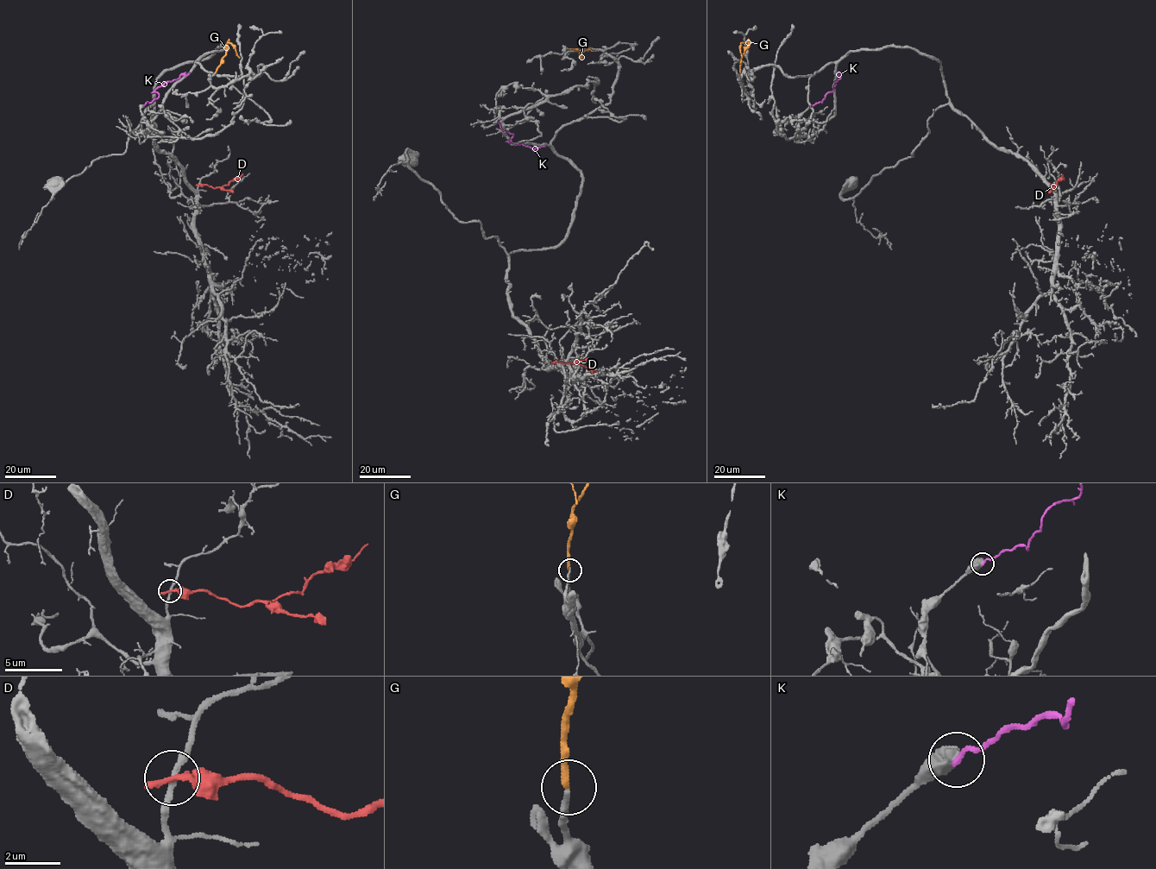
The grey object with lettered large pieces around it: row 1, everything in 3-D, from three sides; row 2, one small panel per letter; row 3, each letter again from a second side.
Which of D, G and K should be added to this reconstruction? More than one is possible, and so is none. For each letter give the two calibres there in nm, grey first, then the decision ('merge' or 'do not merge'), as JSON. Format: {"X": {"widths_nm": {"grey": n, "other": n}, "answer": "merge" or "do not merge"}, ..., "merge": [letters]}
{"D": {"widths_nm": {"grey": 240, "other": 320}, "answer": "do not merge"}, "G": {"widths_nm": {"grey": 200, "other": 240}, "answer": "merge"}, "K": {"widths_nm": {"grey": 600, "other": 200}, "answer": "do not merge"}, "merge": ["G"]}

